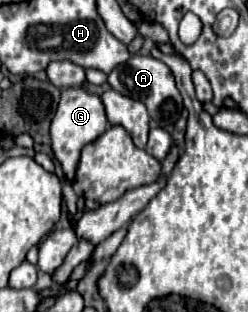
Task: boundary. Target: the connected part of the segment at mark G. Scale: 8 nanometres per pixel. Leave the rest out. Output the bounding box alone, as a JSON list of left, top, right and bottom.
[51,86,107,180]

